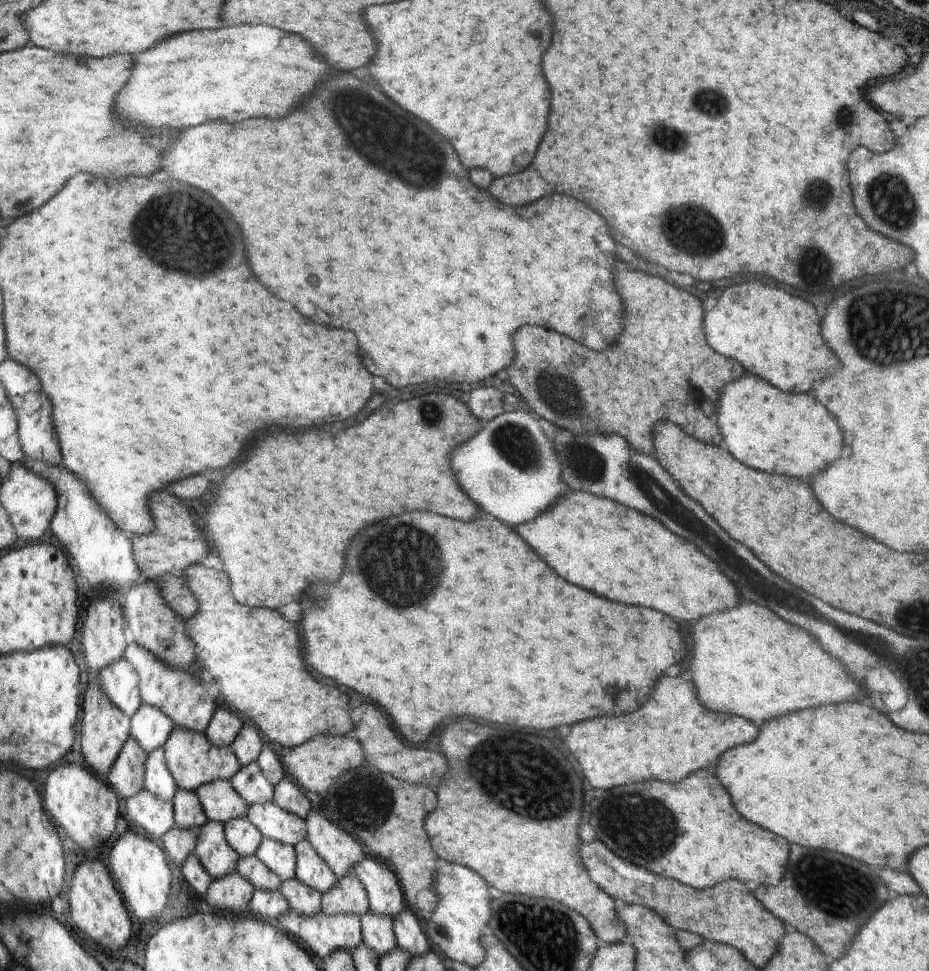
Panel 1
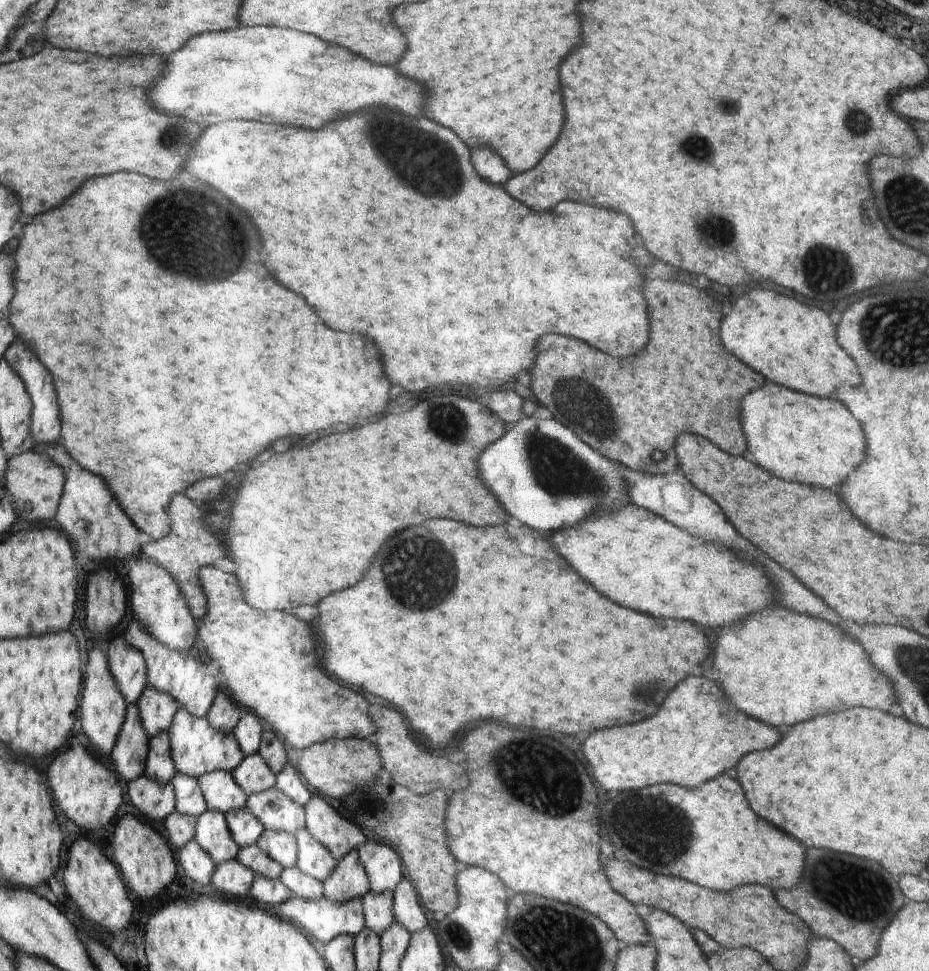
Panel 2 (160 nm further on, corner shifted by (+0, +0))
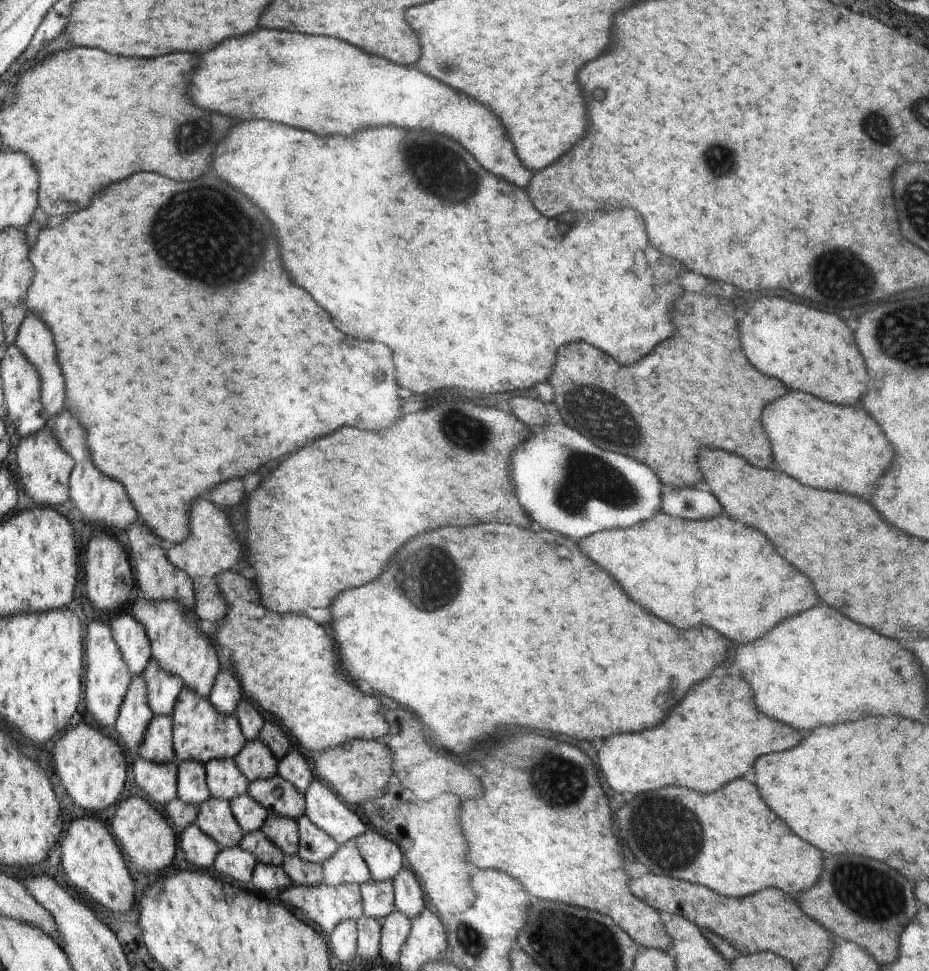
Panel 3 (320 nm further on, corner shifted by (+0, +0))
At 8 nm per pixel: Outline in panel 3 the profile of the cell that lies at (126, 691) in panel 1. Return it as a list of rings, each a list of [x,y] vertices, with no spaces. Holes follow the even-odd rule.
[[[125,611],[114,618],[111,623],[113,637],[128,662],[129,670],[134,675],[139,675],[150,662],[151,646],[144,625]]]

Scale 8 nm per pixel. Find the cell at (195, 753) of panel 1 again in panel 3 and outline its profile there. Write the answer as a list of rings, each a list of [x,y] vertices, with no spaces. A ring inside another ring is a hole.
[[[183,687],[170,715],[173,718],[173,751],[178,762],[193,760],[206,764],[209,760],[214,759],[234,759],[239,750],[246,744],[247,738],[242,734],[235,713],[224,714],[217,711],[208,697],[199,695],[190,687]]]

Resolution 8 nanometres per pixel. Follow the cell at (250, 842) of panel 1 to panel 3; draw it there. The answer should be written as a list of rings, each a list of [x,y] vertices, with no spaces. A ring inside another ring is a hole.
[[[247,792],[229,800],[236,822],[244,834],[261,829],[267,819],[267,808],[254,800]]]

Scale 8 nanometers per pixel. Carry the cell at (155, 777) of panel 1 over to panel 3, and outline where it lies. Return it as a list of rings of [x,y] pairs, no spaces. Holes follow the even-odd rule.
[[[154,715],[144,736],[137,750],[138,756],[159,763],[172,761],[175,758],[171,715]]]

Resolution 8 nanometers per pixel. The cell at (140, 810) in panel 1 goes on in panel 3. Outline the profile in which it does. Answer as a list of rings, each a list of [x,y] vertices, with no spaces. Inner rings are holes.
[[[140,756],[135,759],[132,772],[136,784],[162,808],[177,796],[178,763],[176,758],[165,763],[147,761]]]

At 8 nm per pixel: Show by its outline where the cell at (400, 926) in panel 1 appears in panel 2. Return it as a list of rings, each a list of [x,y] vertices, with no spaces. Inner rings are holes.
[[[404,875],[393,890],[393,915],[396,923],[400,923],[412,934],[426,927],[428,921],[420,907],[415,886]]]

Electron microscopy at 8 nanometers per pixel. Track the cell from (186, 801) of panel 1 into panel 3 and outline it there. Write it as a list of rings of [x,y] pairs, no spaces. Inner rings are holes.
[[[193,760],[178,763],[177,796],[184,802],[196,803],[198,806],[211,797],[204,763]]]

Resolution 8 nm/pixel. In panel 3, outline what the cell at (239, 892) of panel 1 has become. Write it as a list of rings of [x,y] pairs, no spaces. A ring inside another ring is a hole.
[[[239,844],[223,848],[214,859],[213,866],[217,873],[230,876],[238,882],[248,882],[252,878],[257,858],[244,850]]]

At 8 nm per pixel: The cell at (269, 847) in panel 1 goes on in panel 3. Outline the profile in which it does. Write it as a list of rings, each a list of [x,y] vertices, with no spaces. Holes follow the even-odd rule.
[[[267,815],[262,832],[280,848],[282,854],[296,855],[299,847],[299,830],[294,819],[280,815]]]

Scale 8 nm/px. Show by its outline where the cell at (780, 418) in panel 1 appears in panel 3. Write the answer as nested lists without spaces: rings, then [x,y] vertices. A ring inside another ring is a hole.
[[[794,392],[776,400],[762,414],[762,424],[772,444],[774,462],[784,474],[806,486],[866,496],[870,500],[876,482],[894,462],[894,450],[882,428],[870,420],[862,406],[836,406],[814,398],[812,394]]]

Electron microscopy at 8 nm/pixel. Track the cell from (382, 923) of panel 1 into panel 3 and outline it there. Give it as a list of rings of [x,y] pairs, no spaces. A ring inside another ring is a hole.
[[[370,878],[359,886],[363,914],[382,921],[395,911],[394,889],[391,880],[382,882]]]

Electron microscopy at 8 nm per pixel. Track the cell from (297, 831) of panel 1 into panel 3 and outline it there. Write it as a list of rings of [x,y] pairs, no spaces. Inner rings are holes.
[[[278,774],[250,782],[247,793],[267,808],[268,815],[280,815],[294,820],[304,815],[304,794]]]

